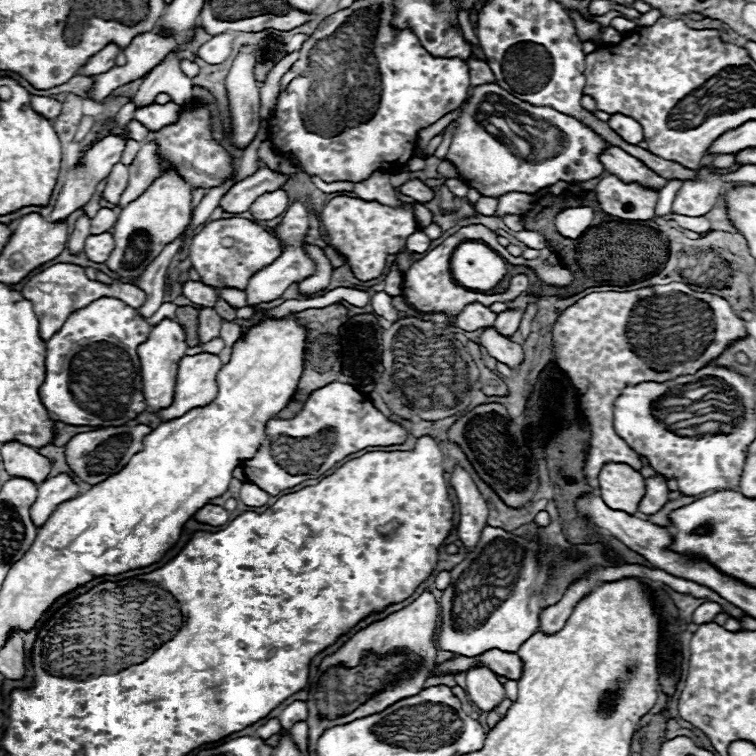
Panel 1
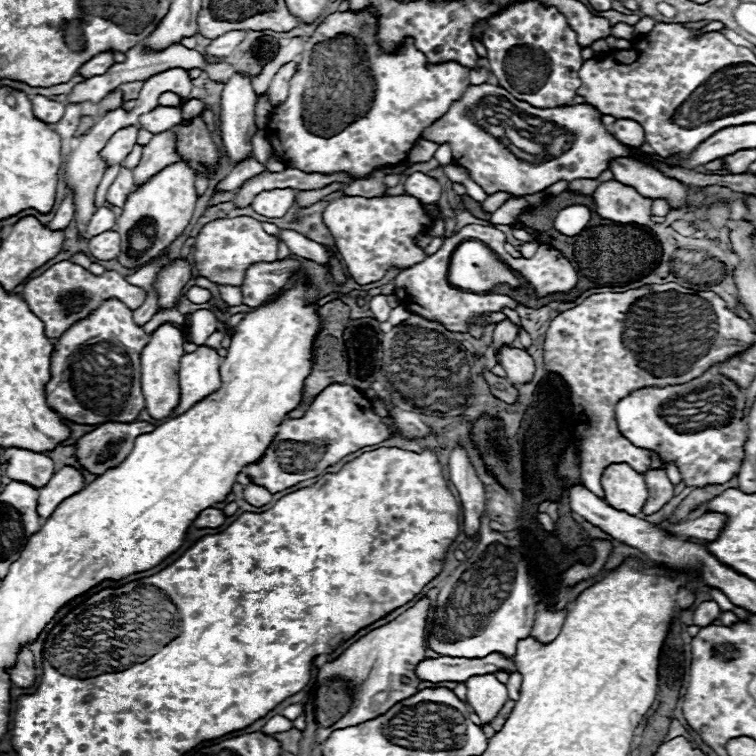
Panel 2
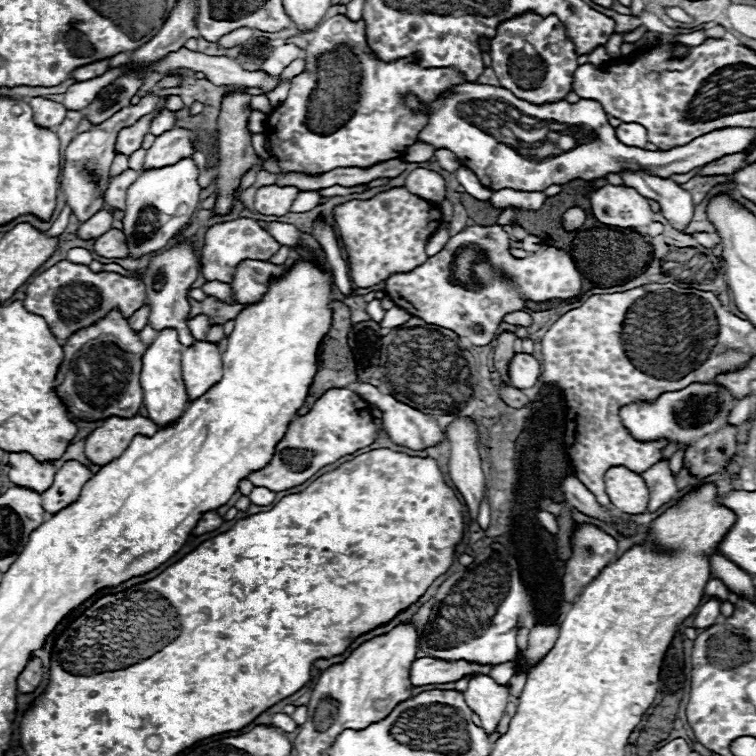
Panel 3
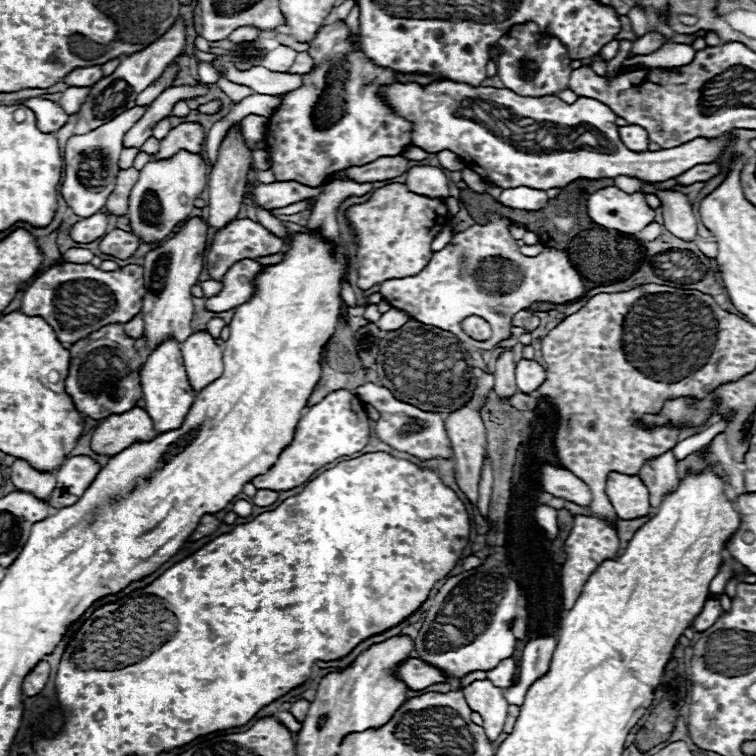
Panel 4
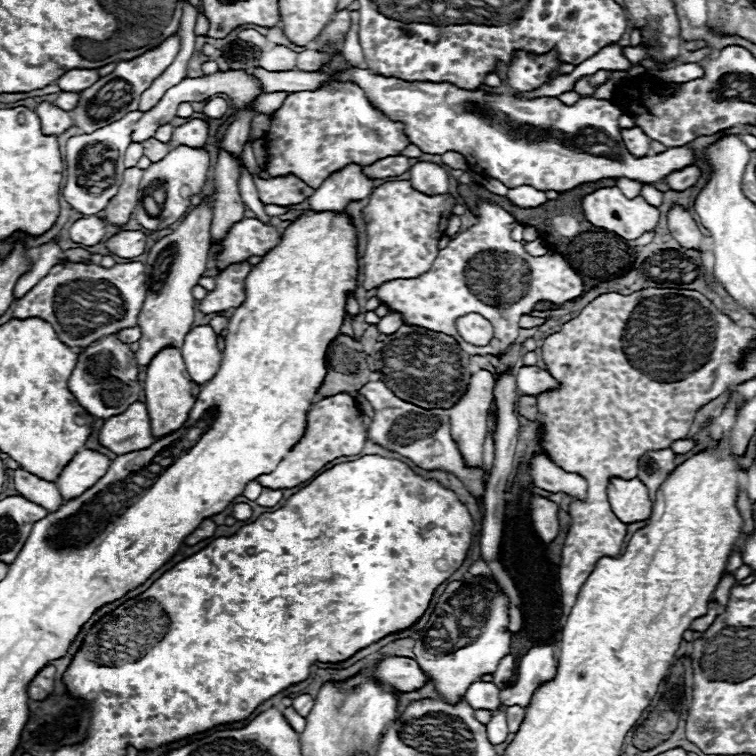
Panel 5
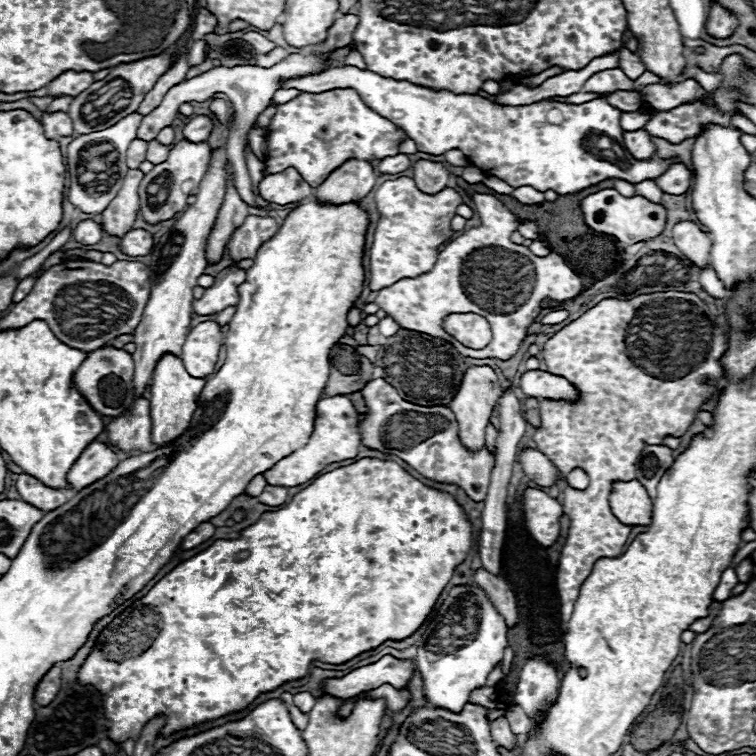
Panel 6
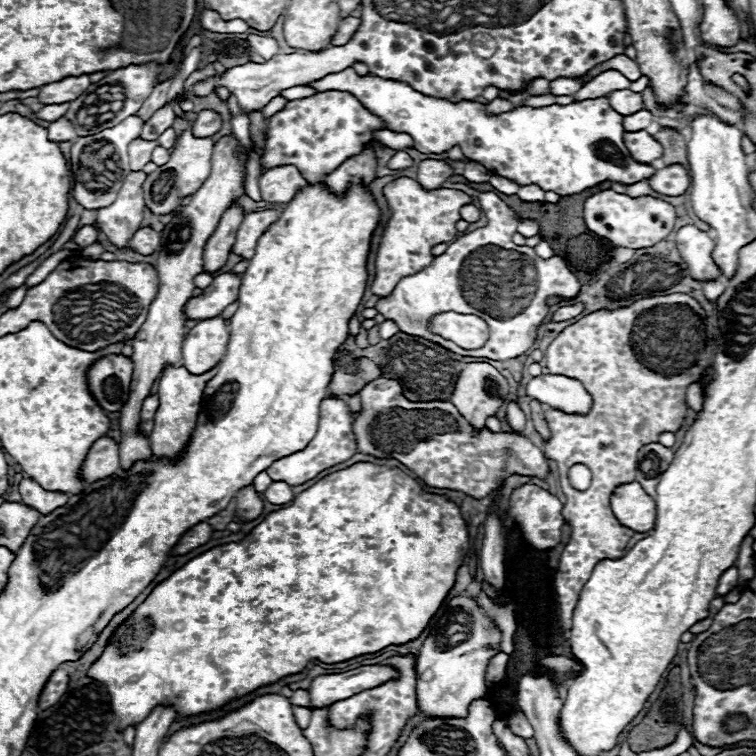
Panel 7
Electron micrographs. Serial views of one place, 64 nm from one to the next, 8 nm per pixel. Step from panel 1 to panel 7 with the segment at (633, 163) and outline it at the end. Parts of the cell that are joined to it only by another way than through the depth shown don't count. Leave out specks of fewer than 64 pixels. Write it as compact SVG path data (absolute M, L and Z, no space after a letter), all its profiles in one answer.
M684 226L676 232L676 244L680 250L680 258L688 266L688 272L694 280L720 280L722 270L712 260L712 250L716 242L696 226Z

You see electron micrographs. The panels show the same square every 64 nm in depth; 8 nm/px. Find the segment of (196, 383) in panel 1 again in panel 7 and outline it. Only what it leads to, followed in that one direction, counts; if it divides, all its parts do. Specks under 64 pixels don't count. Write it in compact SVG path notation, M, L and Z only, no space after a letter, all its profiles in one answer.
M216 316L198 322L182 342L182 364L190 374L204 374L212 370L228 352L230 330L226 322Z

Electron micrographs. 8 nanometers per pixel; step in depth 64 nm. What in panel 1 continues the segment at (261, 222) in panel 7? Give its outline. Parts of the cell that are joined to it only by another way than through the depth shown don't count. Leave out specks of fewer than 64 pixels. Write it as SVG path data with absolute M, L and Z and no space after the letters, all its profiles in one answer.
M228 218L214 220L202 226L202 230L190 242L190 262L200 274L202 282L216 288L238 288L244 290L250 276L272 264L280 256L280 246L274 236L270 236L262 226L248 218Z

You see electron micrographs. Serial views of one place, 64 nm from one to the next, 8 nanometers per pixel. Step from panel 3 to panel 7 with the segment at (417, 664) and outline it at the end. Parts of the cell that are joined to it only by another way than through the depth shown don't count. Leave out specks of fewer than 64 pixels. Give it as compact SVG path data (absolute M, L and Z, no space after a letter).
M384 664L374 666L360 666L350 672L342 674L322 674L316 676L310 684L310 704L312 708L324 708L338 700L346 700L366 688L374 688L378 684L384 684L390 678L396 678L398 672Z

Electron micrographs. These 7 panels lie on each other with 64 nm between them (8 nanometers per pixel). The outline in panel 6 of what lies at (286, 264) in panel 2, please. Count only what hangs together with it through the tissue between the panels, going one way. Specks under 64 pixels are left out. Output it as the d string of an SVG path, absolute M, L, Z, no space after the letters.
M230 266L230 268L222 270L216 276L214 284L204 290L204 296L200 300L192 302L192 310L198 316L210 316L228 306L236 306L240 300L238 286L244 282L244 276L246 276L246 270L242 270L238 266Z

